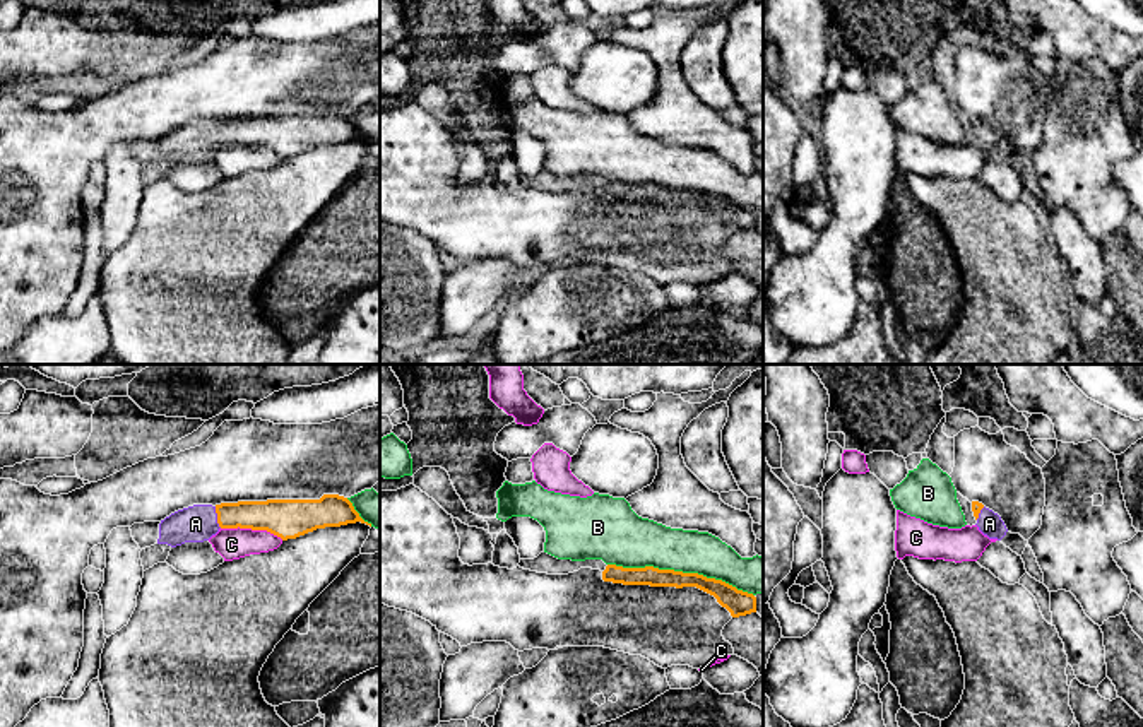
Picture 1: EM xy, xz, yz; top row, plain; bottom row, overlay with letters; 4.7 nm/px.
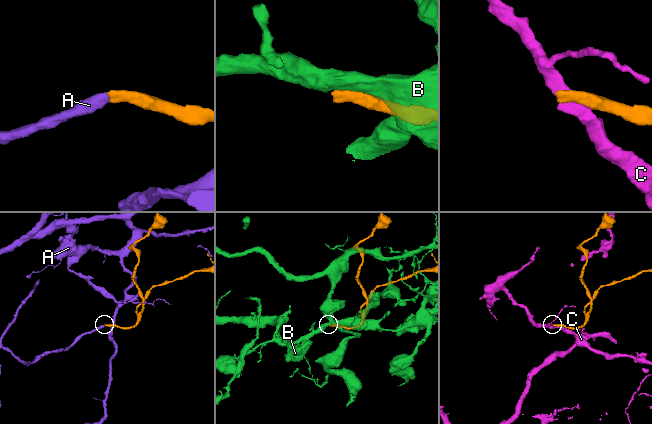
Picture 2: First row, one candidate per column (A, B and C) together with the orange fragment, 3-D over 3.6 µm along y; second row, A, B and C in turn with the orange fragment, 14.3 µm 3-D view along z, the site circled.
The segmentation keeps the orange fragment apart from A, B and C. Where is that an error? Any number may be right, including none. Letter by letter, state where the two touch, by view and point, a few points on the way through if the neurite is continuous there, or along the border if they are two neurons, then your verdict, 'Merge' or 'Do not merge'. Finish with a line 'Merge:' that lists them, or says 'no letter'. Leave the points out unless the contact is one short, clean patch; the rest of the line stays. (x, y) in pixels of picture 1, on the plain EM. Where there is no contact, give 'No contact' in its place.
A: Touches orange at xy (218, 134). Path across: xy (271, 132), (218, 134), (195, 141). Merge
B: Touches orange at xz (681, 189). Do not merge
C: Touches orange at xy (252, 146). Do not merge
Merge: A

